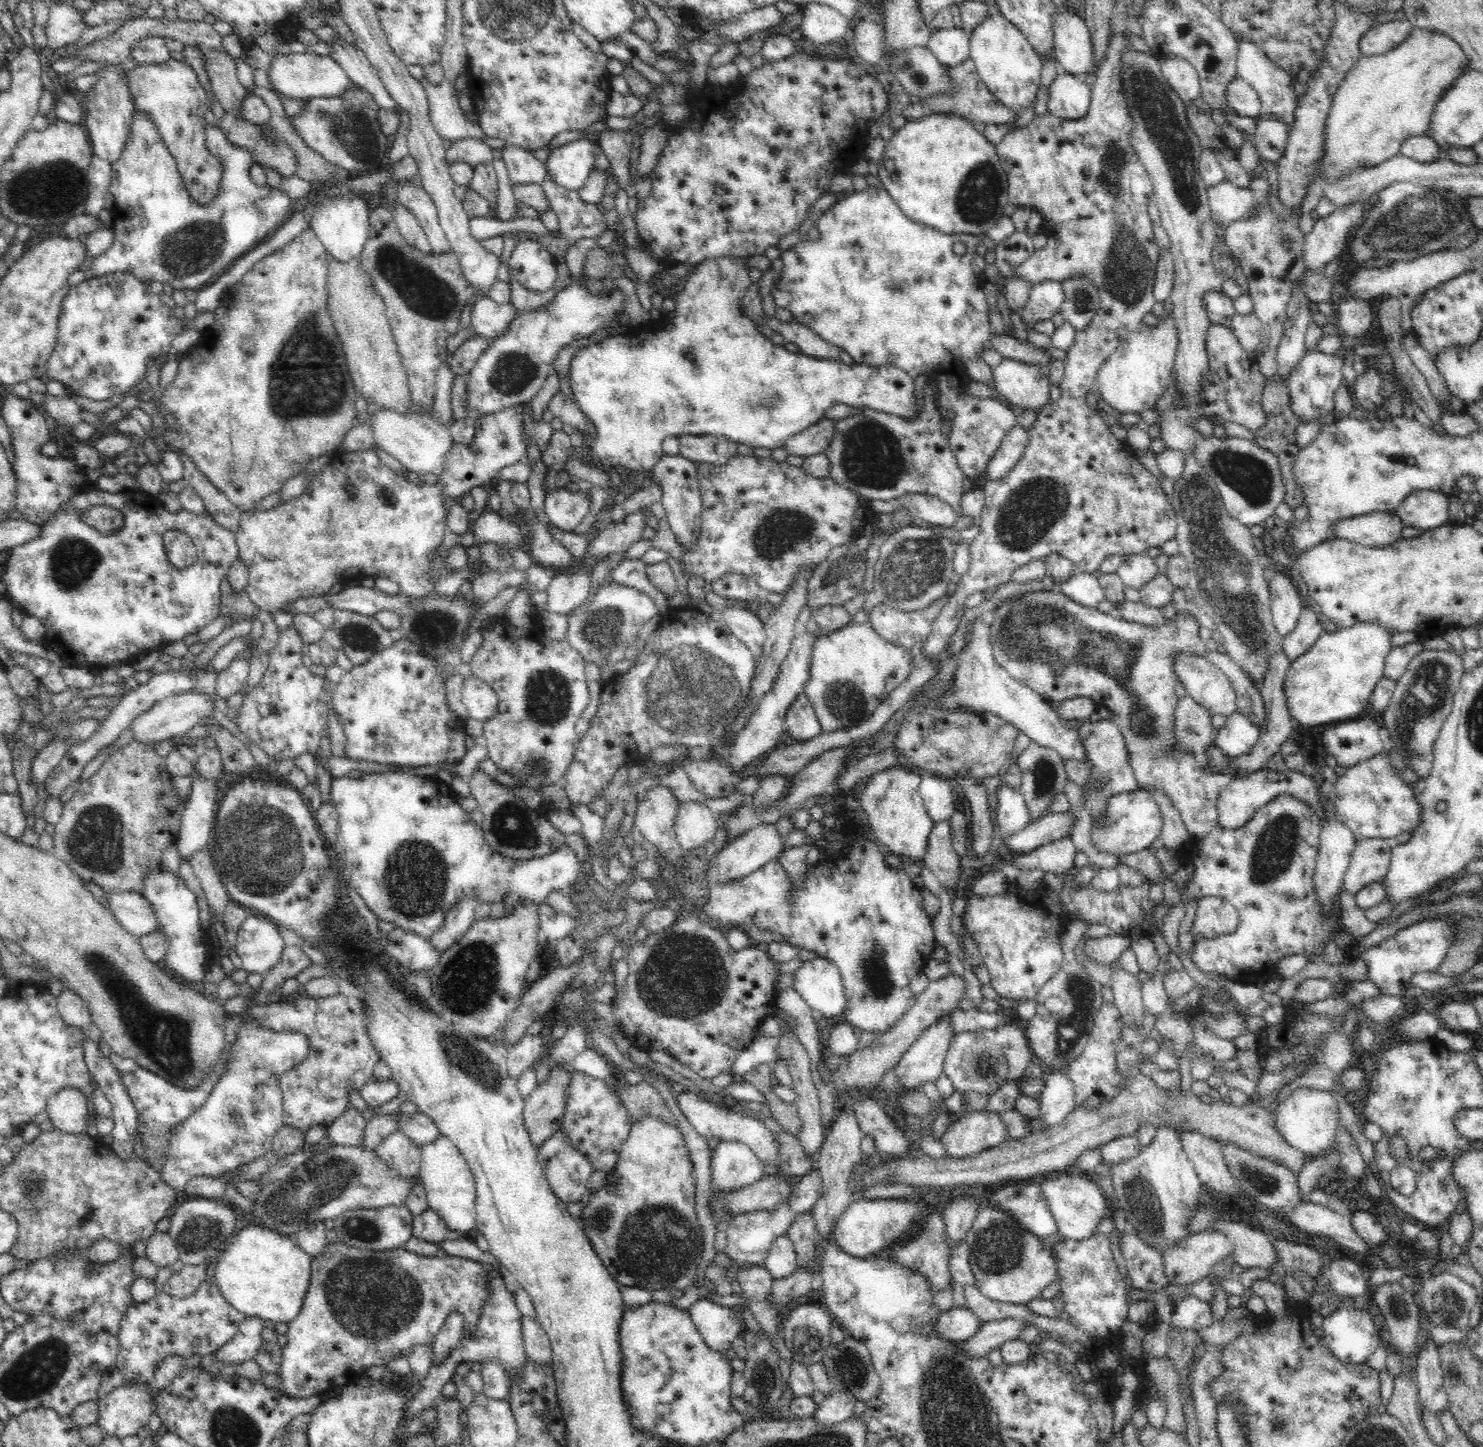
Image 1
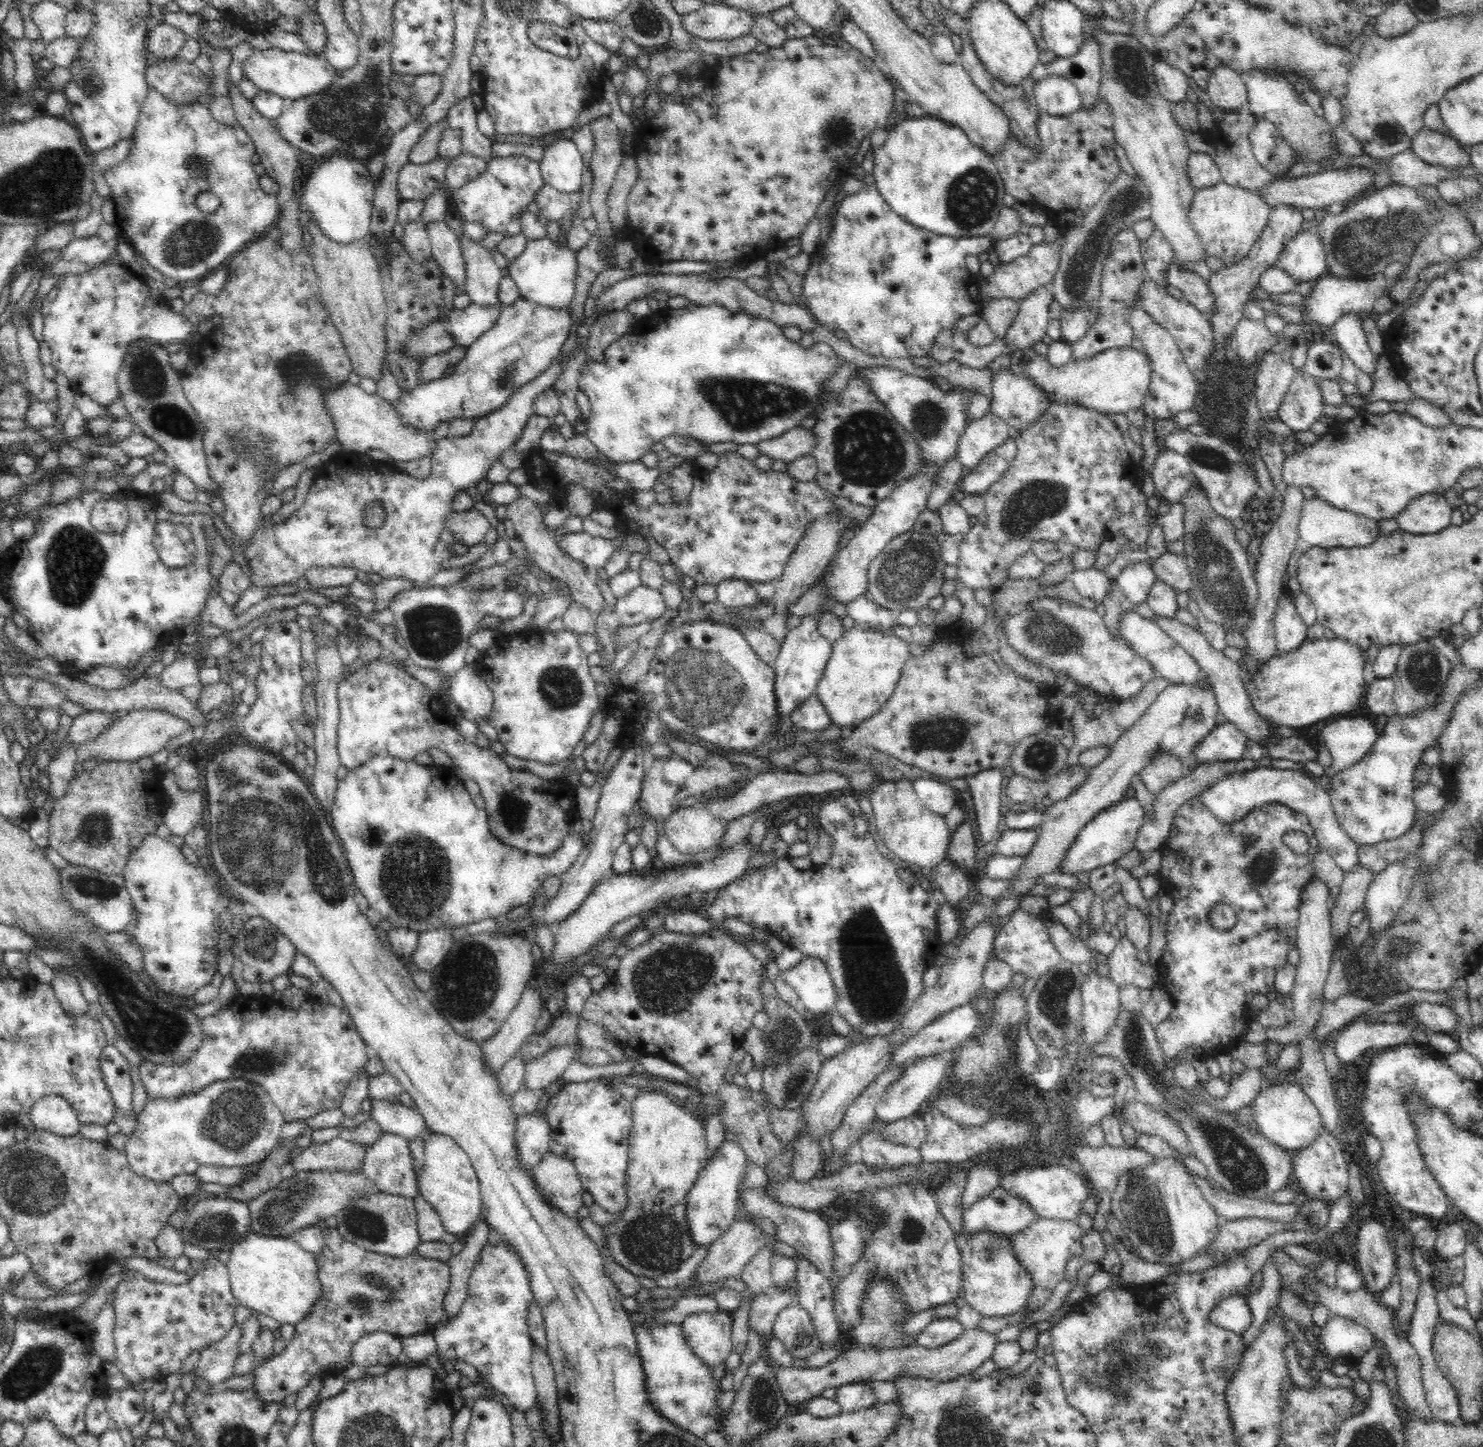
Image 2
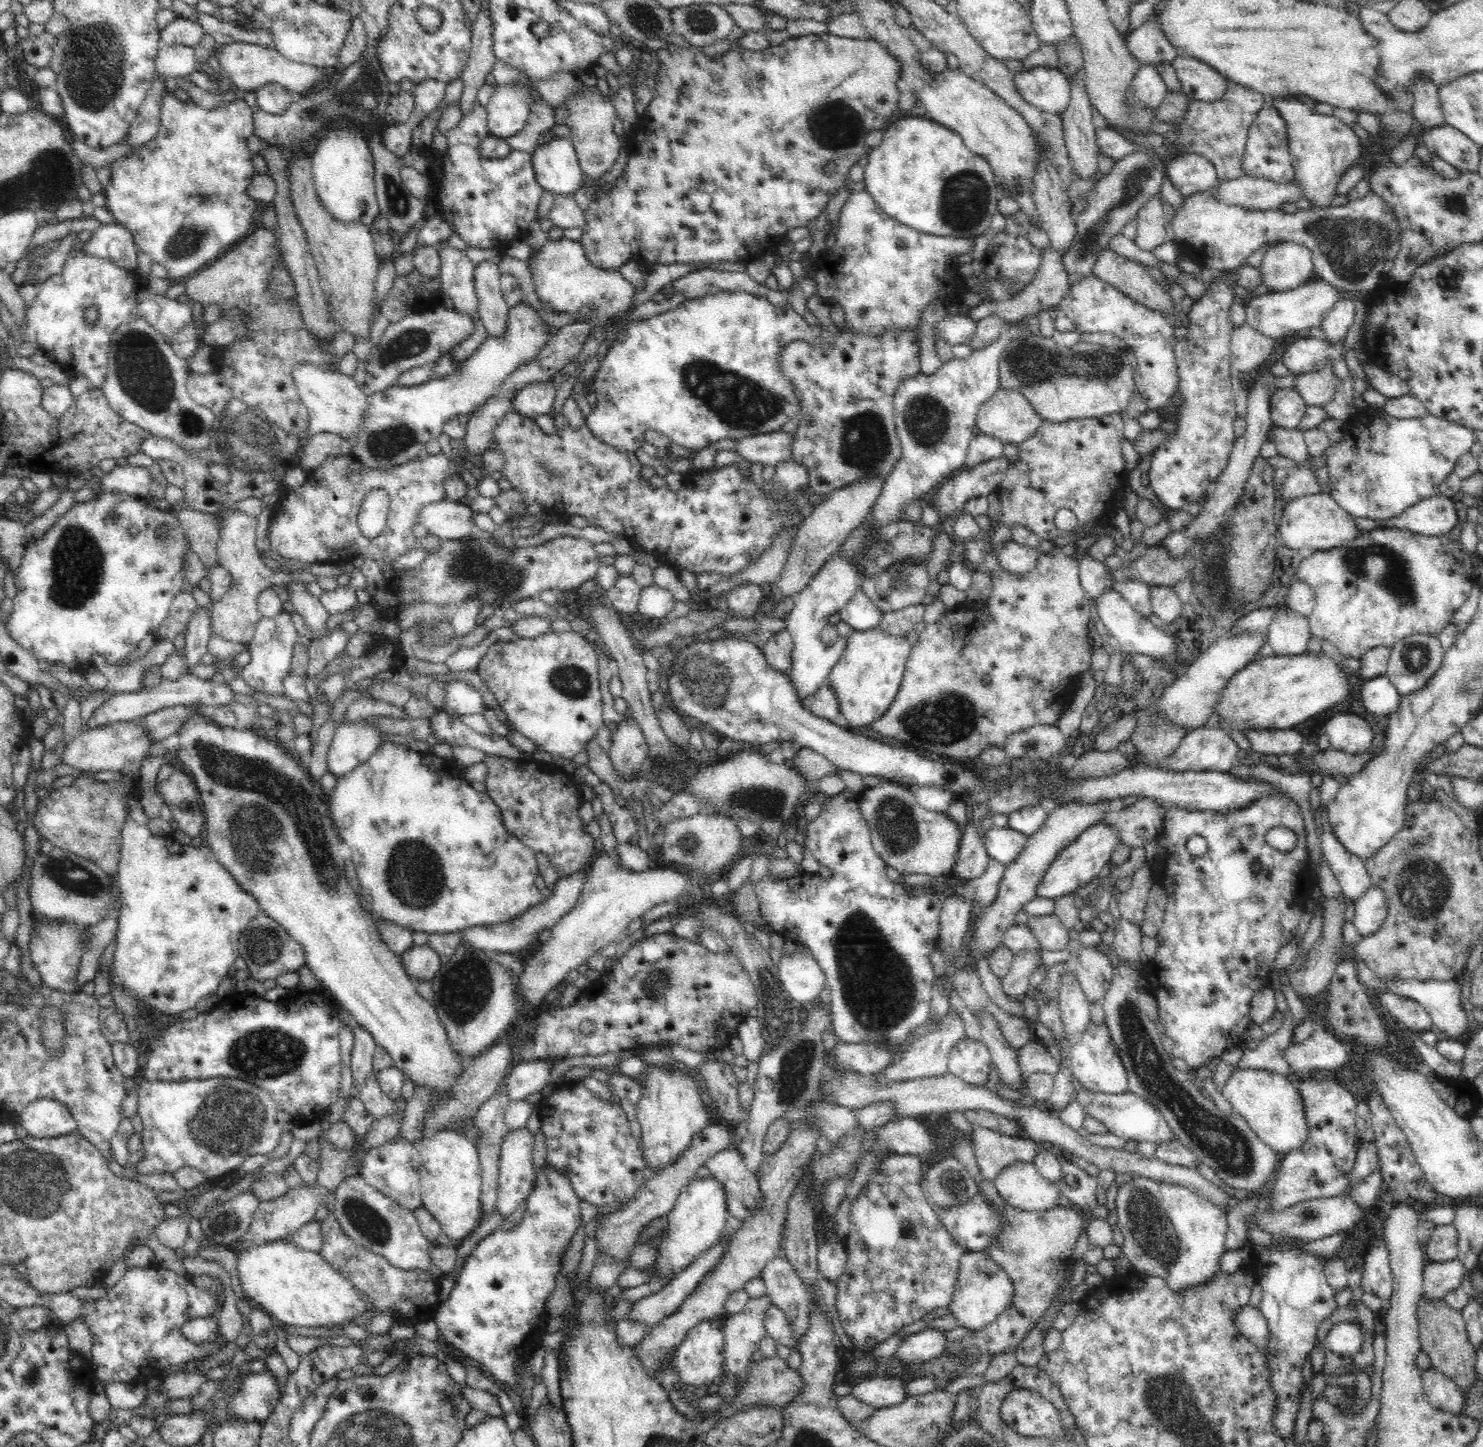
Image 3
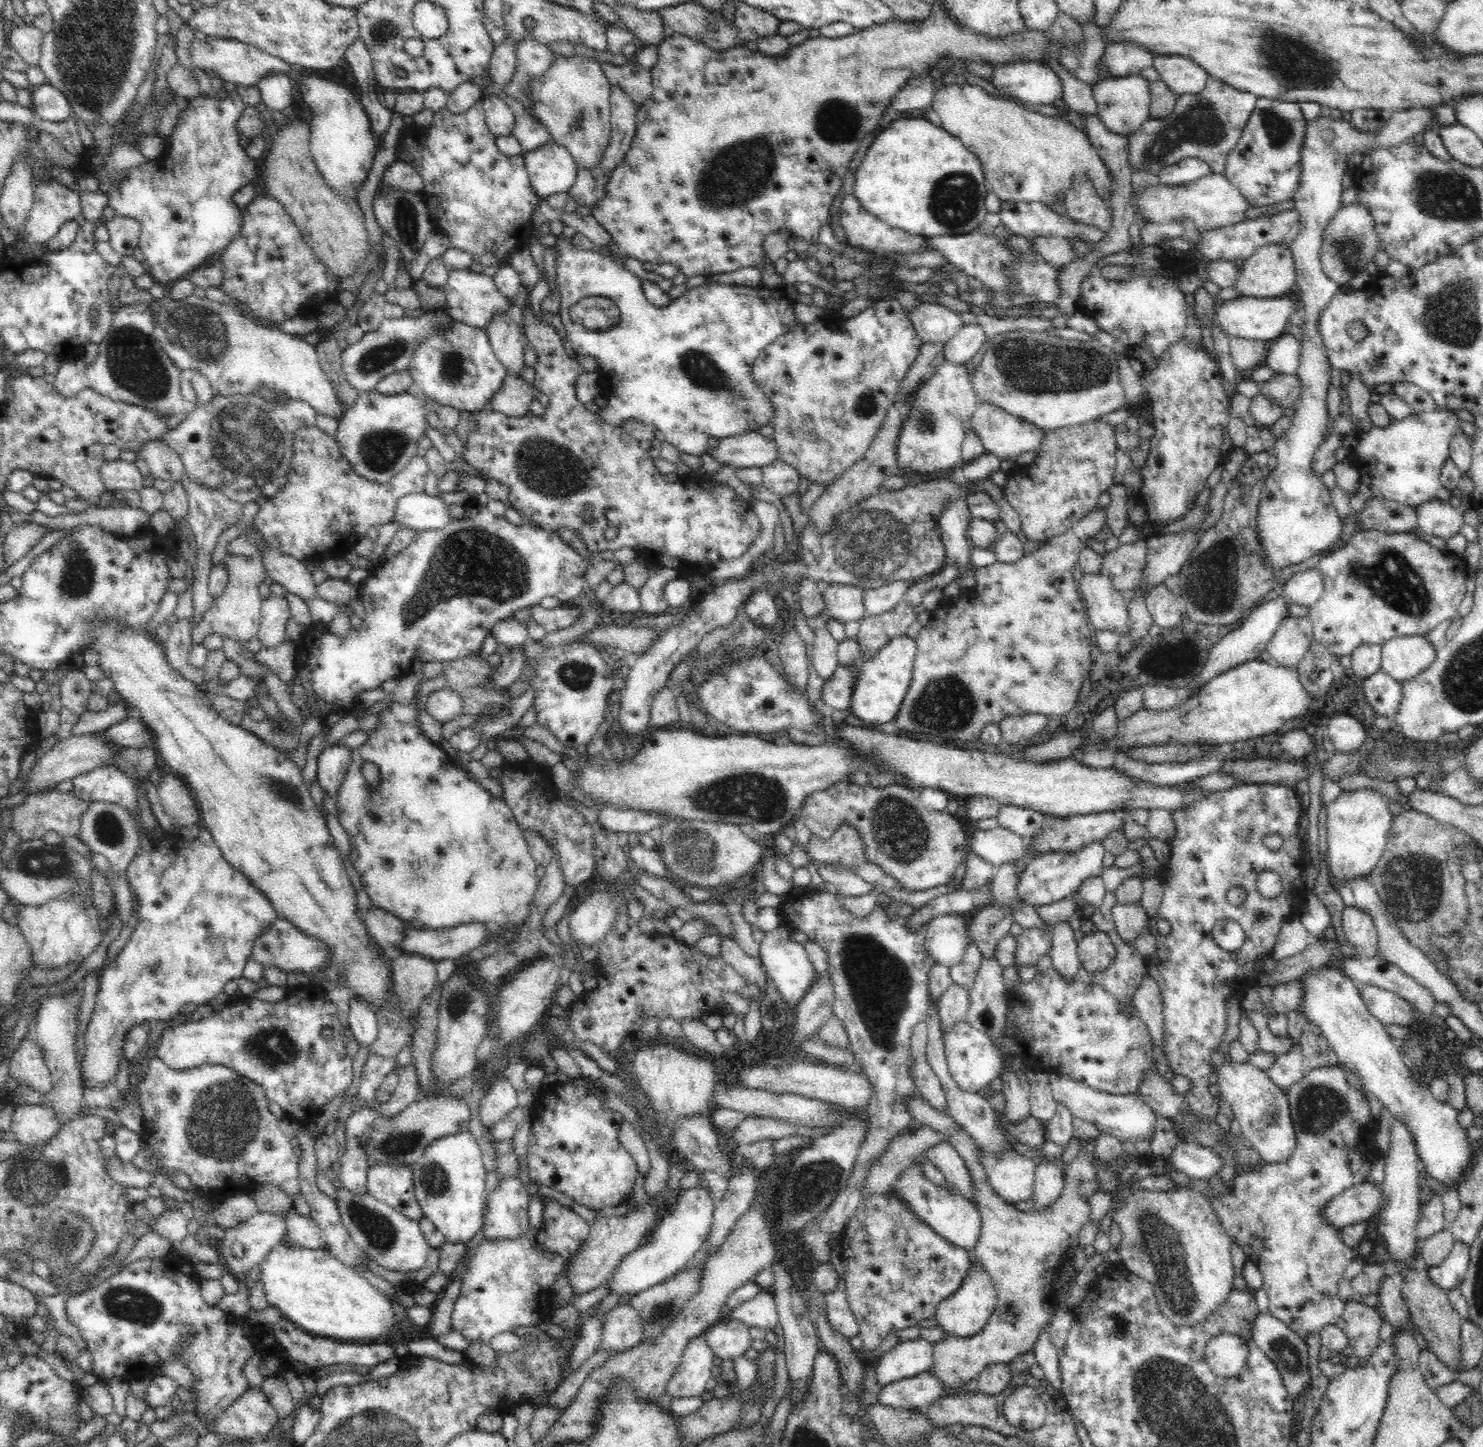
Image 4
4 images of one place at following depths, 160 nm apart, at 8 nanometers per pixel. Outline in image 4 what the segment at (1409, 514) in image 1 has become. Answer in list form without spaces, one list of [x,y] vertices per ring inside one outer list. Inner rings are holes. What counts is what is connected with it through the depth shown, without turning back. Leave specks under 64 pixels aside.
[[[1430,499],[1416,506],[1416,529],[1424,535],[1447,540],[1460,534],[1465,525],[1464,512],[1454,508],[1449,500]]]

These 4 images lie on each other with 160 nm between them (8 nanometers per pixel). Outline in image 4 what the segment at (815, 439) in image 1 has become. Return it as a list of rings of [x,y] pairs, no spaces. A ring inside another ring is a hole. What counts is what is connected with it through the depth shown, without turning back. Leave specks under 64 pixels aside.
[[[759,430],[720,439],[710,456],[736,469],[764,467],[779,460],[776,440],[764,437]]]

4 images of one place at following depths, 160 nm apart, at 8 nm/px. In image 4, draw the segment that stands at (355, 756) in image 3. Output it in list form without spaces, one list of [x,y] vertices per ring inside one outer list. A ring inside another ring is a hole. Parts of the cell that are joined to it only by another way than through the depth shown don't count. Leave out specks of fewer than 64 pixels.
[[[339,741],[320,753],[317,760],[317,780],[330,796],[336,797],[338,794],[338,789],[342,786],[345,774],[351,765],[353,750],[354,748]]]

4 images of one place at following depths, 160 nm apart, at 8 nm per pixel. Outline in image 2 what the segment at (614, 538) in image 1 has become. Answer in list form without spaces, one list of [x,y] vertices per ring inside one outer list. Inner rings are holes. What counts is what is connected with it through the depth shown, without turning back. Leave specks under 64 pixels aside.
[[[585,531],[568,533],[558,541],[563,551],[581,562],[585,568],[603,568],[618,546],[610,533],[604,538],[594,538]]]

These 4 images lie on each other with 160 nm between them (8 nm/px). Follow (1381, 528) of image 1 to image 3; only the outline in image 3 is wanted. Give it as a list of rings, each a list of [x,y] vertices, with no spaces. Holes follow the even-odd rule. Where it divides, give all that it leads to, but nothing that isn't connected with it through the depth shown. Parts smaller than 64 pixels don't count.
[[[1320,491],[1317,494],[1298,497],[1284,507],[1284,516],[1277,528],[1278,538],[1293,552],[1300,548],[1312,548],[1314,551],[1340,548],[1359,535],[1355,519],[1338,506],[1330,494]]]

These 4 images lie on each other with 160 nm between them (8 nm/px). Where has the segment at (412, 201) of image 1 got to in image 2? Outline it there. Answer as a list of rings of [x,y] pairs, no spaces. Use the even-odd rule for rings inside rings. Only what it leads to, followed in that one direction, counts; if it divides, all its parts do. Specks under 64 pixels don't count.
[[[444,221],[425,224],[425,229],[431,241],[432,257],[441,266],[443,273],[464,293],[466,263],[462,259],[462,248],[456,235]]]

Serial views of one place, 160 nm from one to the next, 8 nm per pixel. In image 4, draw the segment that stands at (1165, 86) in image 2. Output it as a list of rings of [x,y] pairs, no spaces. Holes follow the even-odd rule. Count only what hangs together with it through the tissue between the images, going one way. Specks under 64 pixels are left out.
[[[1136,72],[1104,79],[1093,85],[1094,100],[1100,109],[1098,117],[1109,131],[1128,136],[1130,133],[1136,132],[1148,119],[1151,119],[1152,95],[1150,95],[1149,82],[1140,72]]]

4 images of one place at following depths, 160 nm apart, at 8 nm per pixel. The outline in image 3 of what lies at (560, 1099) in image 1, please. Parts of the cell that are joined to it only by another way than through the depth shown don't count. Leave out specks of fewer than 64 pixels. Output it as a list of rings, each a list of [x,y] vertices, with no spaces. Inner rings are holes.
[[[526,1126],[509,1130],[504,1136],[499,1156],[499,1189],[496,1209],[508,1216],[527,1200],[534,1186],[535,1170],[532,1153],[534,1134]]]

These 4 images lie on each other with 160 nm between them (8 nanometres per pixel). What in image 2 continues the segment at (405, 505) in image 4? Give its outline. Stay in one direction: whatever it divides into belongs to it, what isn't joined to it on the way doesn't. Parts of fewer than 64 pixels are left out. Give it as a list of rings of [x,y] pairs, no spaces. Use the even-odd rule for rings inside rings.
[[[472,509],[458,514],[451,512],[446,520],[446,529],[450,530],[460,543],[471,547],[484,543],[484,538],[491,530],[491,524],[482,512]]]

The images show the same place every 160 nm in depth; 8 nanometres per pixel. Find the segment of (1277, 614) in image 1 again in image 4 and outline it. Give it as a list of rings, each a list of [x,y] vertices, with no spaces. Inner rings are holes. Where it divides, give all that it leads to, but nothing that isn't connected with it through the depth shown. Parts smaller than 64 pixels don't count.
[[[1288,615],[1278,624],[1267,651],[1273,662],[1294,668],[1313,640],[1313,626],[1308,617]]]

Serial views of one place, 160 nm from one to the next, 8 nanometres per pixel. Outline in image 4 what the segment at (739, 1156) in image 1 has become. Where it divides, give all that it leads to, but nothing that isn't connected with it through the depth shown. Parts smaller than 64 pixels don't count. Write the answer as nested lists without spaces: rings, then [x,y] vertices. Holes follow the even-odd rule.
[[[706,1186],[684,1189],[678,1193],[678,1205],[674,1212],[666,1212],[657,1223],[649,1241],[627,1254],[612,1276],[607,1280],[611,1292],[618,1294],[638,1294],[651,1286],[664,1282],[680,1271],[694,1254],[704,1246],[712,1228],[713,1213],[716,1206],[711,1192]]]

